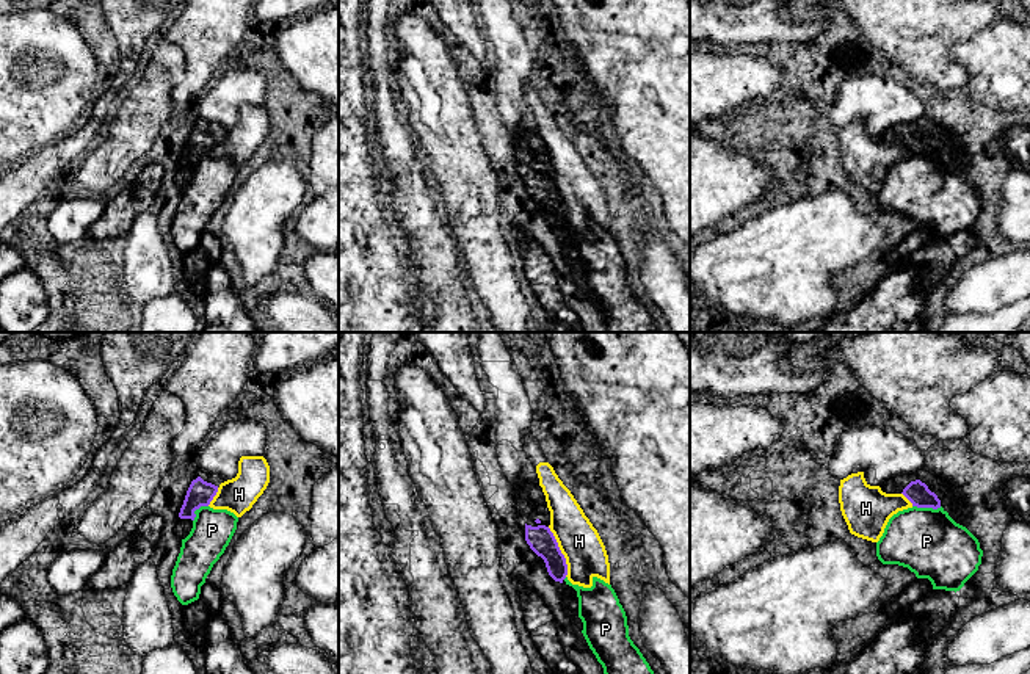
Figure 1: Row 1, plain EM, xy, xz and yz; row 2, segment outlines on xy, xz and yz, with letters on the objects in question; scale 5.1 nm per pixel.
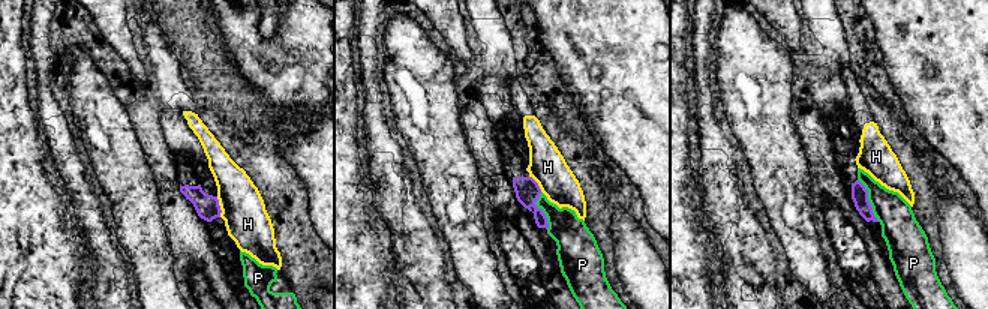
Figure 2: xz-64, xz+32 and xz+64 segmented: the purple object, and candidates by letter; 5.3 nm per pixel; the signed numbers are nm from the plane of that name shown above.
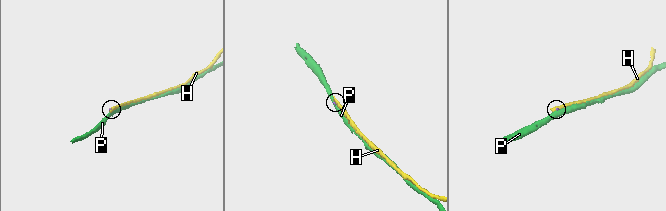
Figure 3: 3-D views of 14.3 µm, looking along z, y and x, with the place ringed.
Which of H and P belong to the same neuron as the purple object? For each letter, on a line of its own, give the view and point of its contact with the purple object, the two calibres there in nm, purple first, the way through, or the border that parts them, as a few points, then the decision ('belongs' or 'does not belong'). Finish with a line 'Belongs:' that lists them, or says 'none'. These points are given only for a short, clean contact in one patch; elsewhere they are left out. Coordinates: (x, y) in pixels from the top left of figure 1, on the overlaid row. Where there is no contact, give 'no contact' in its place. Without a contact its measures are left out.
H: xz (560, 552) | 140/220 nm | along xz (547, 527), (565, 558), (566, 576) | does not belong
P: yz (927, 507) | 120/340 nm | along yz (913, 505), (925, 508), (941, 507) | does not belong
Belongs: none

